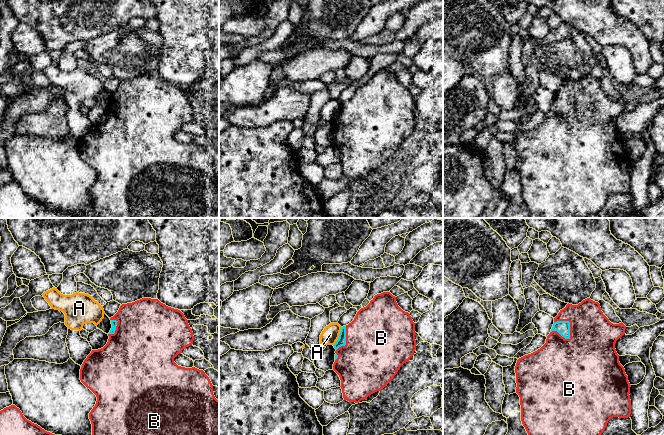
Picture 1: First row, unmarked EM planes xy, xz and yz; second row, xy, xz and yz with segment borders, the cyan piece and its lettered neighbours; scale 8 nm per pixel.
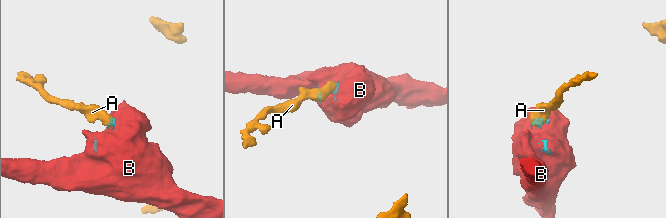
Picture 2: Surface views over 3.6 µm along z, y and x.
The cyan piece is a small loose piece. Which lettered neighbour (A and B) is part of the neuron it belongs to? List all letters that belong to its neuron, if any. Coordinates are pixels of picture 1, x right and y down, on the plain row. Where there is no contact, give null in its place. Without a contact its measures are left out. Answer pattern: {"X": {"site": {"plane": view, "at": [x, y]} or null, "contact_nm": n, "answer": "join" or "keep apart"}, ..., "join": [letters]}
{"A": {"site": {"plane": "xz", "at": [339, 112]}, "contact_nm": 170, "answer": "keep apart"}, "B": {"site": {"plane": "yz", "at": [567, 114]}, "contact_nm": 200, "answer": "join"}, "join": ["B"]}

